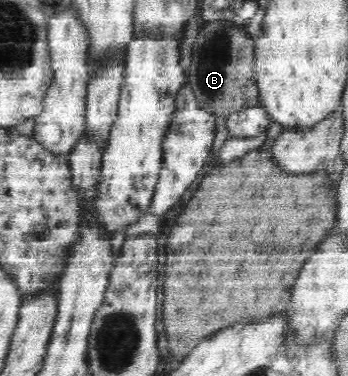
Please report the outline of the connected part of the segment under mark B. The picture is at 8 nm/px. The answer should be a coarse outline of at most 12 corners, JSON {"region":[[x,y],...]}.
{"region":[[208,21],[192,45],[188,85],[226,117],[256,103],[255,40]]}

